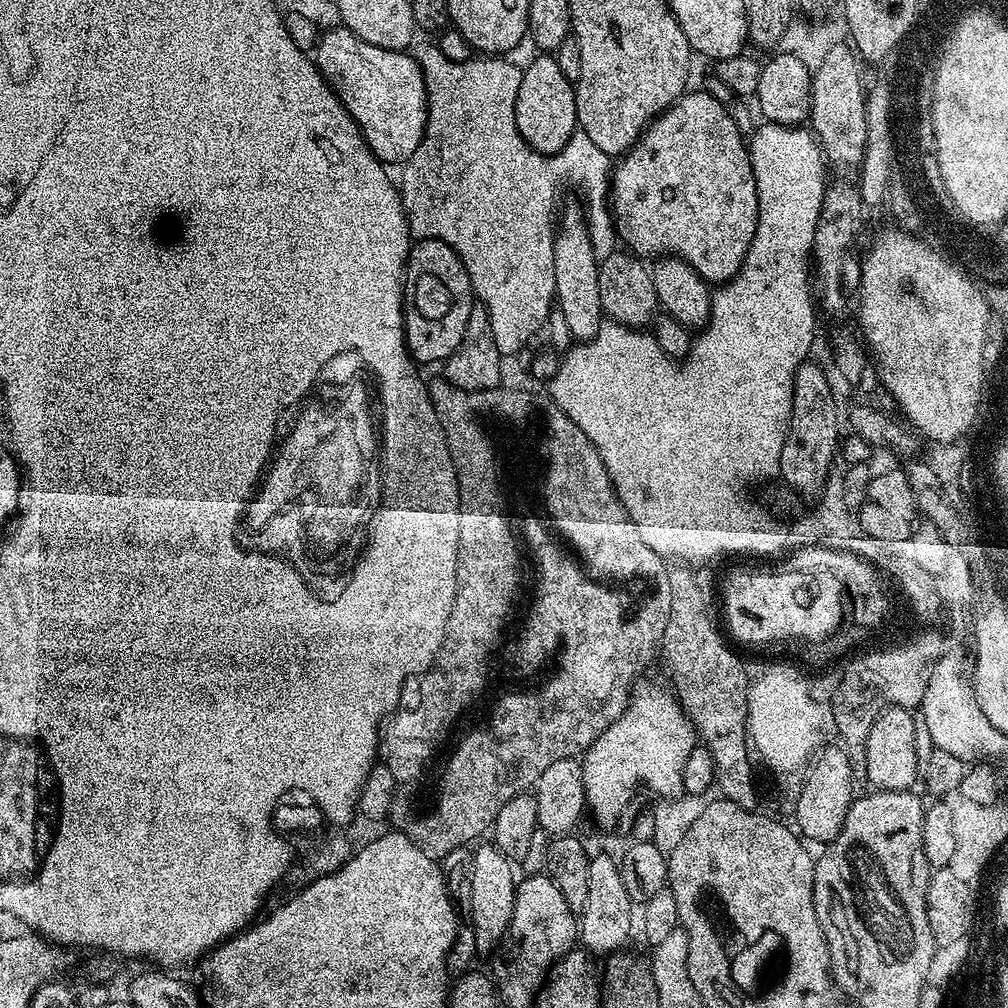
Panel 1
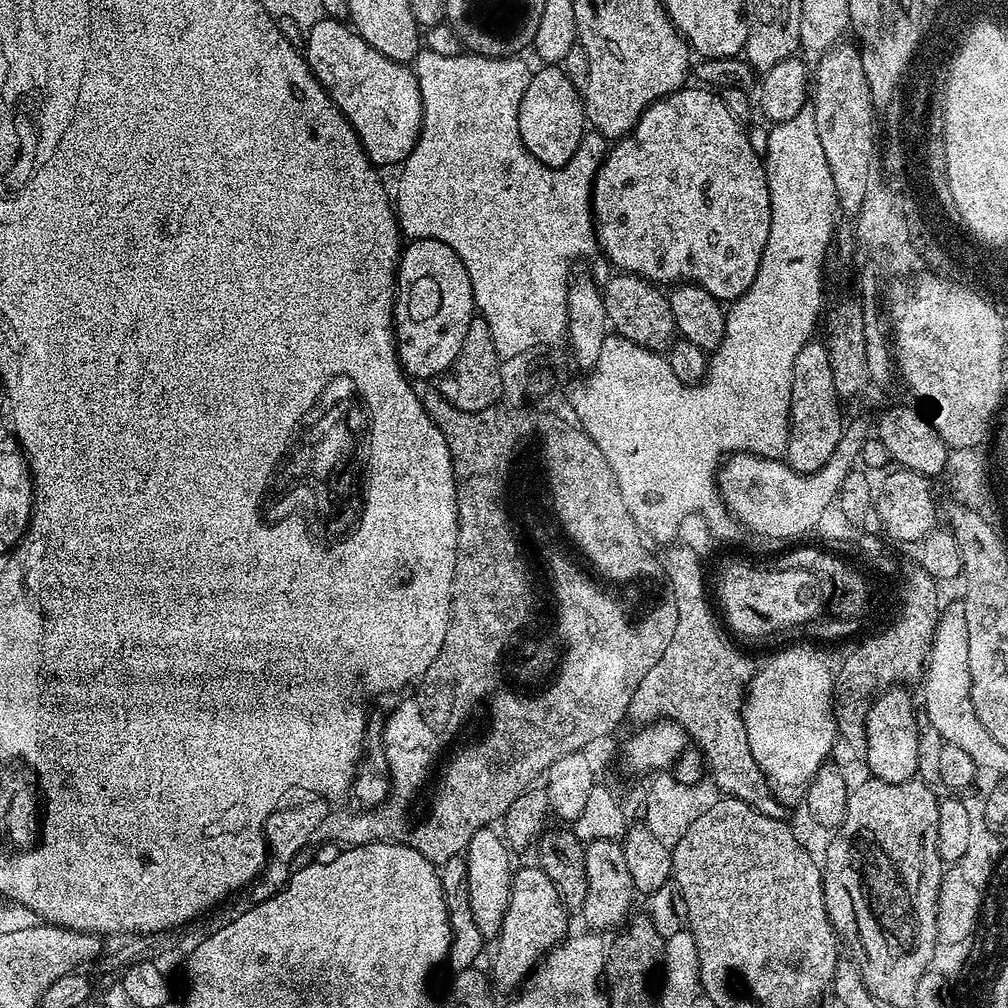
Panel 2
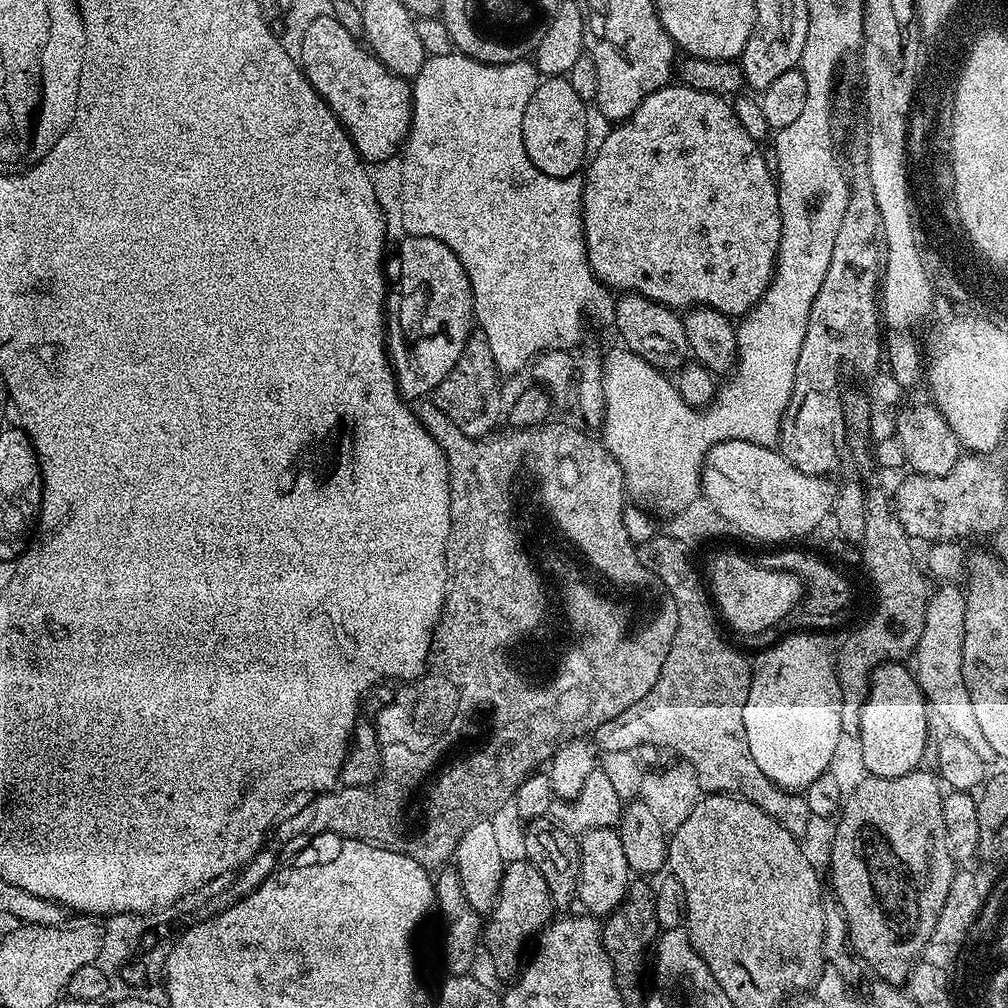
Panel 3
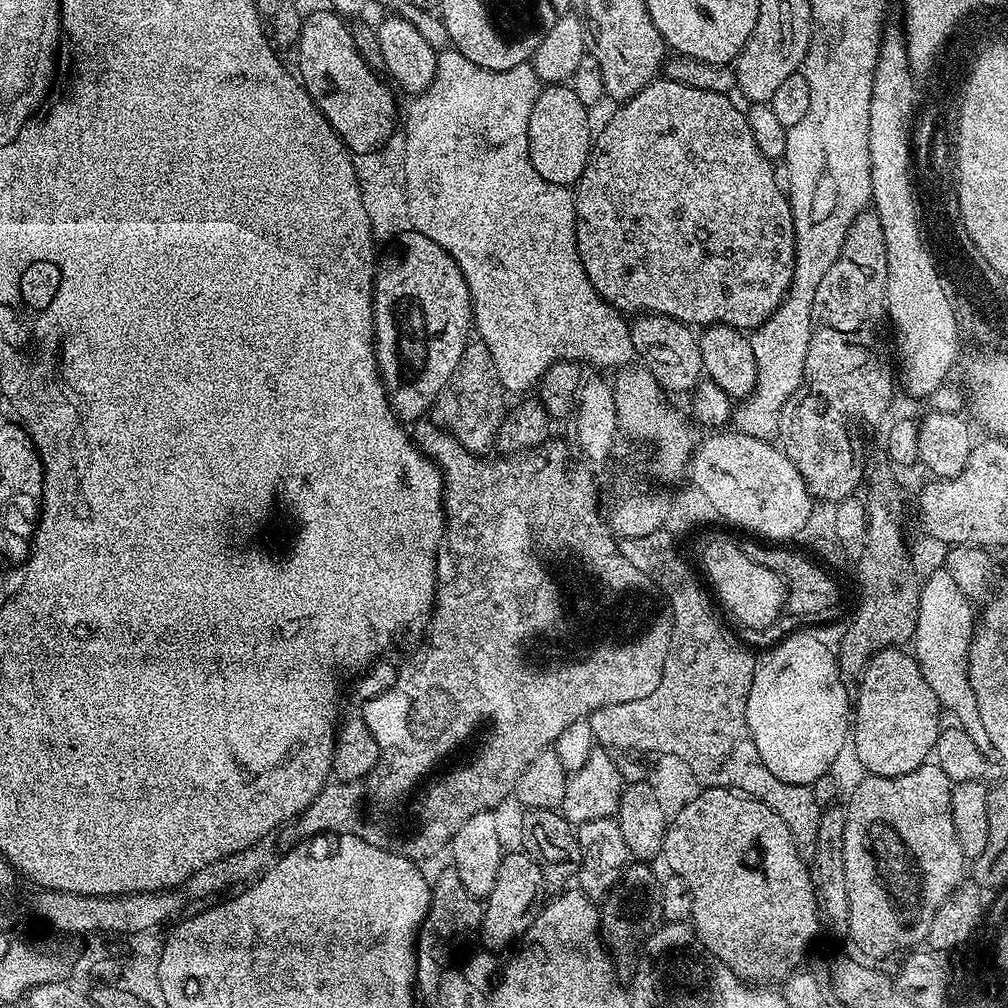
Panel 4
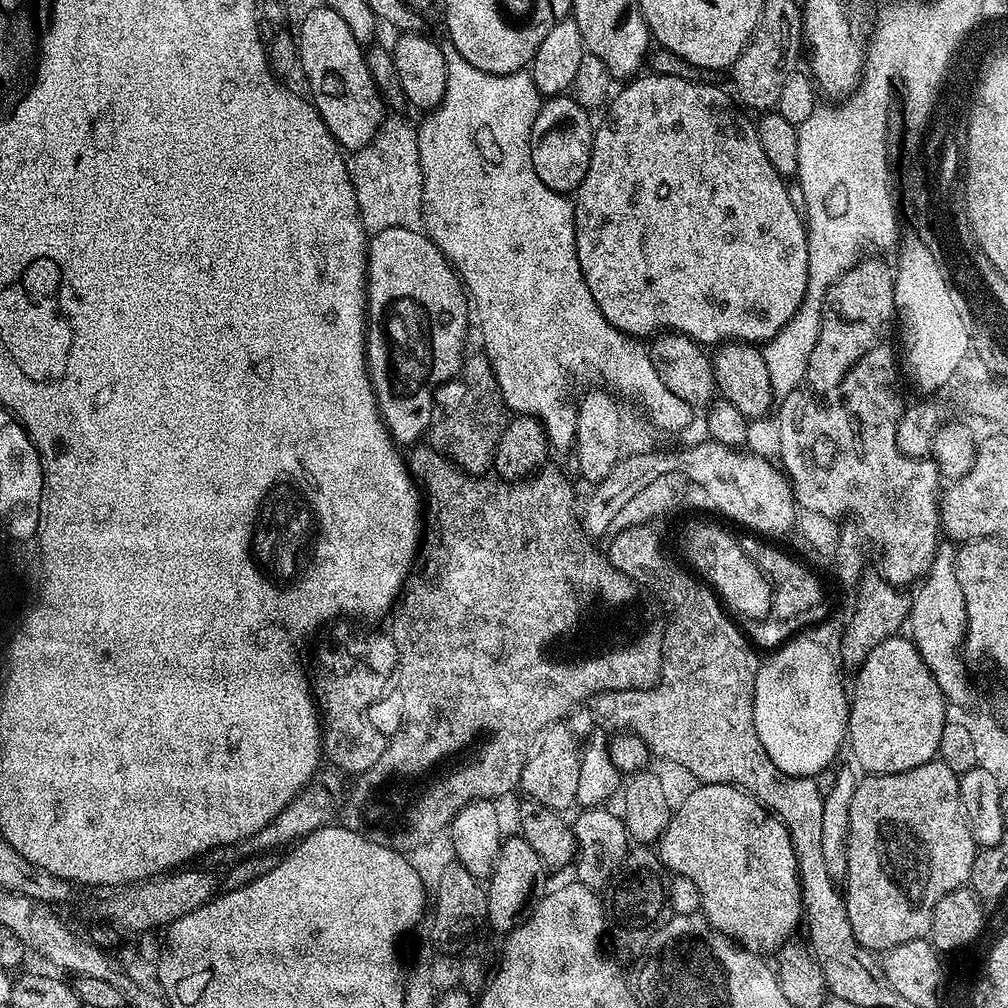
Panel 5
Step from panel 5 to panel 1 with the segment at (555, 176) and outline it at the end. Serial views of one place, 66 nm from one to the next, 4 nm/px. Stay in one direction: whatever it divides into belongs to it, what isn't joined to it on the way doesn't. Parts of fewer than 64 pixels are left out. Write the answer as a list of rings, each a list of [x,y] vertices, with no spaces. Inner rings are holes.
[[[536,55],[540,56],[534,57],[522,68],[522,86],[518,86],[518,98],[514,102],[514,122],[518,134],[522,134],[532,151],[552,156],[555,152],[565,151],[572,131],[577,131],[576,89],[573,80],[562,74],[555,55]]]

